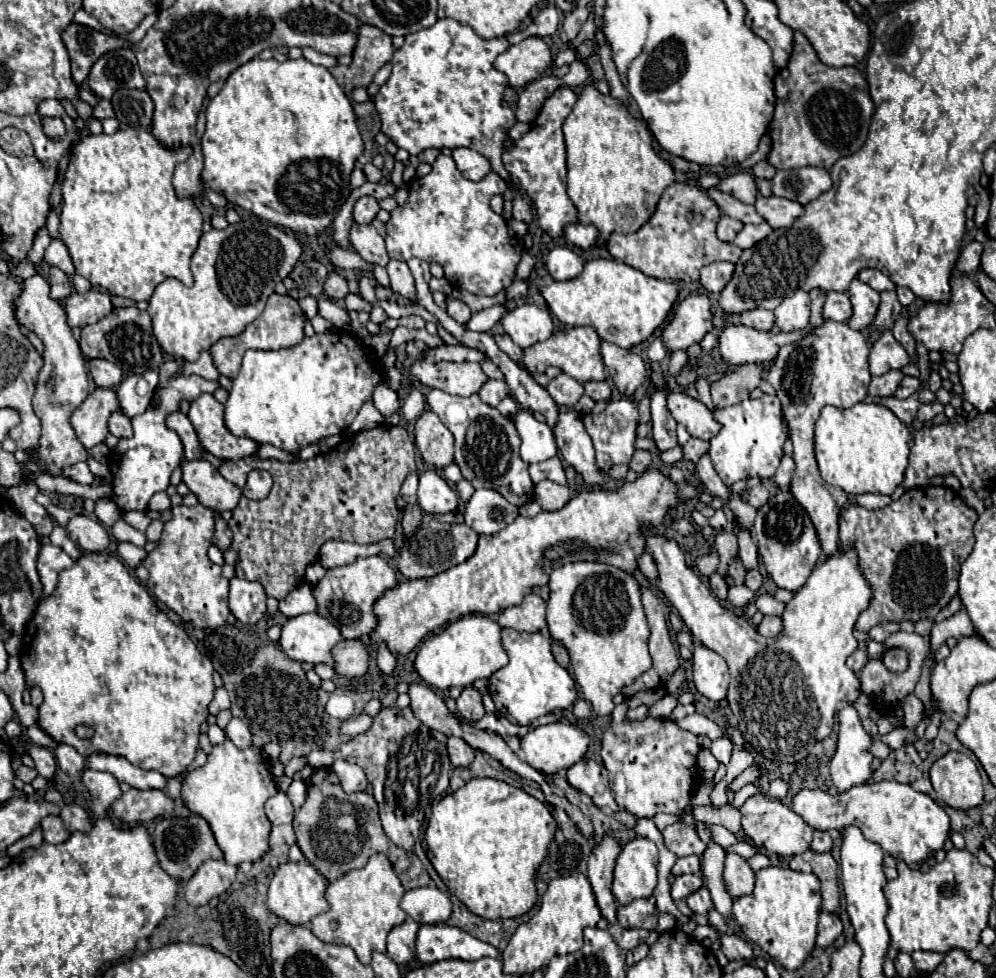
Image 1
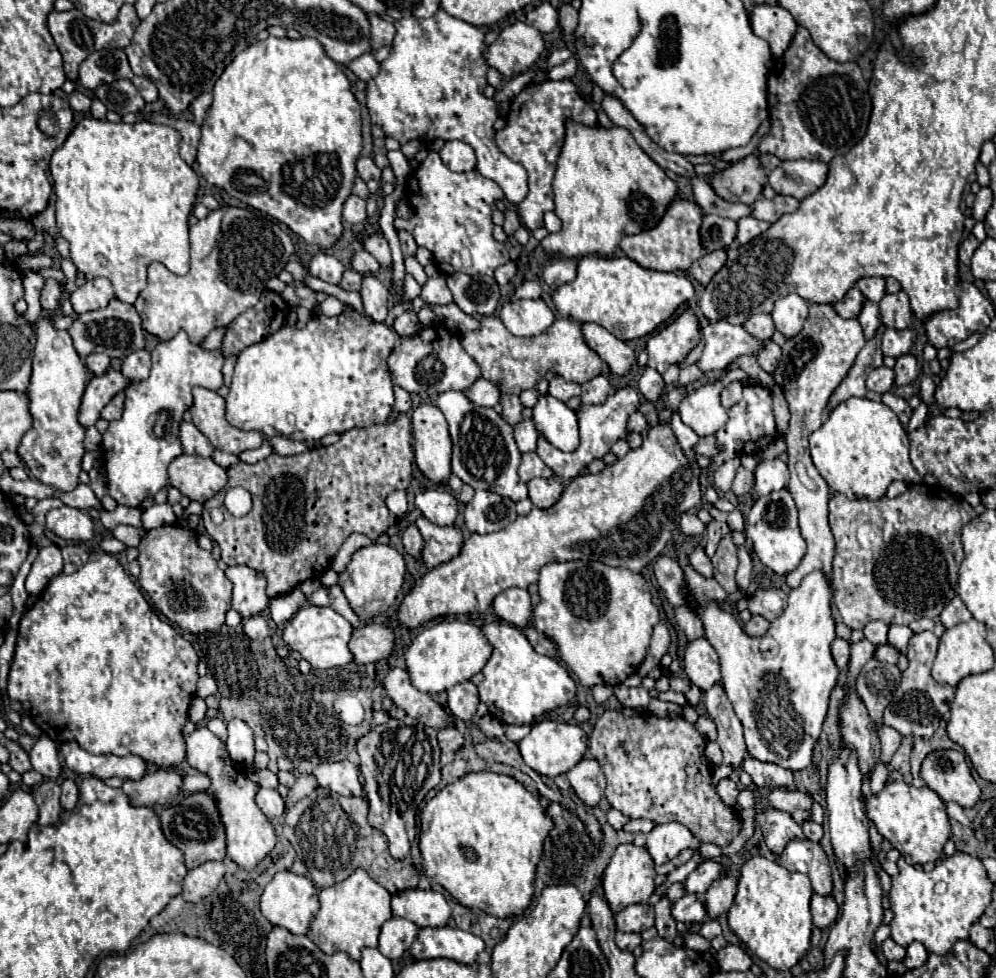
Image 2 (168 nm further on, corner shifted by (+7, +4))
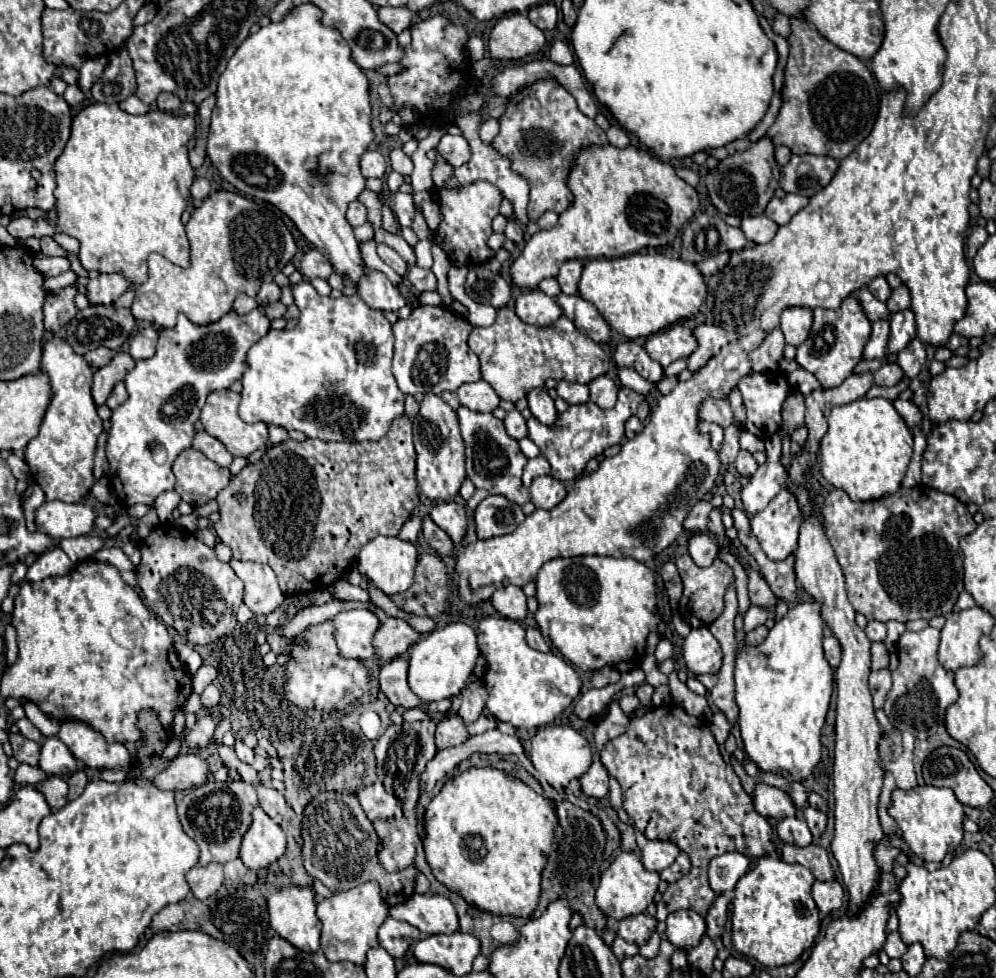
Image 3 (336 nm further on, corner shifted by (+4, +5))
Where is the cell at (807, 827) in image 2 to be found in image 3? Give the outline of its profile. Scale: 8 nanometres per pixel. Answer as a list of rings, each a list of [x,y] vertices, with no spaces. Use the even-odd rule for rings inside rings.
[[[806,807],[804,809],[804,819],[806,819],[806,823],[808,823],[808,827],[810,827],[812,835],[814,835],[814,841],[820,839],[820,835],[826,829],[826,815],[822,811],[814,809],[814,807]]]

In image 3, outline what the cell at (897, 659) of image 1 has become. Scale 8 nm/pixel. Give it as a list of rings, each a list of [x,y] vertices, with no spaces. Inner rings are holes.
[[[872,643],[870,653],[872,653],[872,671],[888,667],[888,651],[884,643]]]

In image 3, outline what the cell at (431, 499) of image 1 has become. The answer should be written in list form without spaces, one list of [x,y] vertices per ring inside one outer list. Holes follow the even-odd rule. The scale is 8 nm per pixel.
[[[436,503],[432,513],[430,513],[432,521],[444,529],[450,539],[454,541],[454,545],[458,545],[462,541],[462,537],[466,535],[466,527],[468,527],[468,519],[466,519],[466,509],[460,503]]]

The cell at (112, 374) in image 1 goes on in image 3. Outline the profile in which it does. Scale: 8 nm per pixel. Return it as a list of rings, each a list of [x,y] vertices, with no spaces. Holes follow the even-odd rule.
[[[98,347],[98,349],[88,351],[88,353],[84,355],[86,363],[88,363],[90,367],[94,367],[94,369],[100,369],[100,367],[108,365],[108,363],[112,361],[112,357],[114,357],[114,353],[112,353],[110,349],[106,349],[106,347]]]

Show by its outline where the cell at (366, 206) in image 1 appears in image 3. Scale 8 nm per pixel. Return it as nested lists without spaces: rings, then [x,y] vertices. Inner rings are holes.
[[[358,199],[352,201],[348,205],[348,211],[346,211],[346,219],[352,227],[358,227],[358,225],[364,225],[366,223],[366,207],[364,203],[360,203]]]

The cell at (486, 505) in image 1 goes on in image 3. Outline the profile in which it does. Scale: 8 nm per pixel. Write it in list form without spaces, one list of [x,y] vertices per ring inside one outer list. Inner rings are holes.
[[[490,495],[478,505],[474,519],[478,539],[490,539],[512,533],[524,521],[524,513],[520,505],[508,501],[506,497]]]

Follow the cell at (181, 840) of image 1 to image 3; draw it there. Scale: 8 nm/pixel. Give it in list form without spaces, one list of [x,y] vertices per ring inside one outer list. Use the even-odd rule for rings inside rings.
[[[206,781],[200,787],[190,789],[178,801],[178,815],[184,831],[200,847],[200,865],[226,863],[240,855],[240,843],[252,823],[252,811],[258,807],[254,785],[244,781]]]

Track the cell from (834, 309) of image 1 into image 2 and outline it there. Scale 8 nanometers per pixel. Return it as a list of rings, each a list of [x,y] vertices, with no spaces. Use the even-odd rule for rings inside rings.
[[[851,288],[843,300],[839,300],[839,302],[833,304],[833,308],[835,308],[835,312],[837,312],[841,318],[857,318],[863,300],[865,300],[863,294],[861,294],[857,288]]]

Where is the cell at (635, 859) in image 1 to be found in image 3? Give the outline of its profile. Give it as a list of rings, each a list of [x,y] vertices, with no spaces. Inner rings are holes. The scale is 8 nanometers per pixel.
[[[622,851],[608,867],[608,871],[602,875],[602,881],[596,889],[596,905],[608,919],[622,921],[630,915],[638,915],[646,911],[646,907],[654,899],[654,893],[658,891],[658,883],[660,883],[660,875],[646,871],[636,853]]]

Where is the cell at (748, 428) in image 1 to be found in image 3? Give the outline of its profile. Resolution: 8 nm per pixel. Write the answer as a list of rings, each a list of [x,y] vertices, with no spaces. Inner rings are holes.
[[[752,373],[746,375],[738,389],[744,397],[748,419],[744,427],[760,439],[768,439],[780,429],[782,403],[790,393],[784,373]]]

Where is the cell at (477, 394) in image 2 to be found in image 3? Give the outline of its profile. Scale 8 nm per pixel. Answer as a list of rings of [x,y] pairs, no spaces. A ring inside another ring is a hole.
[[[476,381],[476,383],[466,383],[456,391],[460,405],[478,411],[478,413],[490,413],[498,407],[500,397],[494,393],[494,389],[486,381]]]

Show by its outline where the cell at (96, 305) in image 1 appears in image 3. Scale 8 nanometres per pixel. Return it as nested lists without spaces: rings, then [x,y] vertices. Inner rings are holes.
[[[120,273],[98,275],[96,279],[90,279],[88,285],[86,285],[88,301],[92,305],[108,305],[114,299],[118,299],[130,287],[132,287],[132,283]]]

